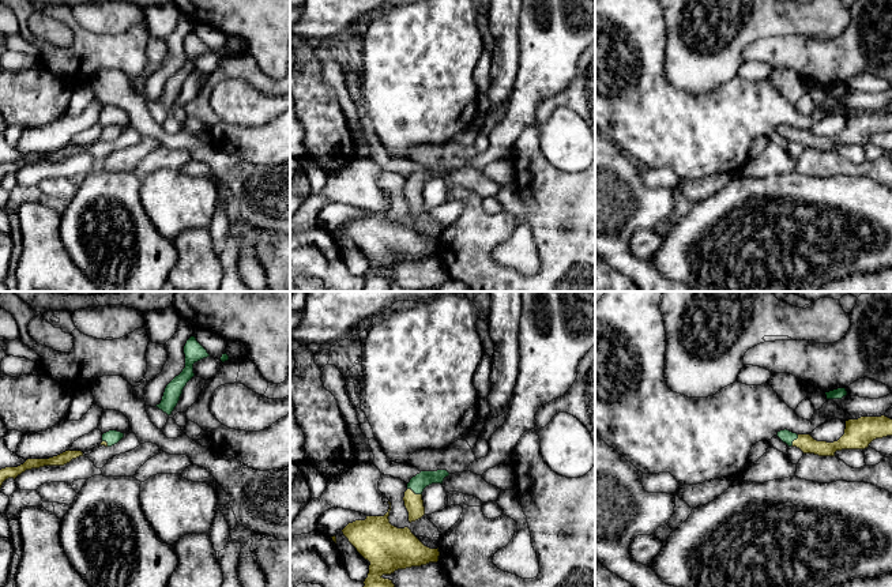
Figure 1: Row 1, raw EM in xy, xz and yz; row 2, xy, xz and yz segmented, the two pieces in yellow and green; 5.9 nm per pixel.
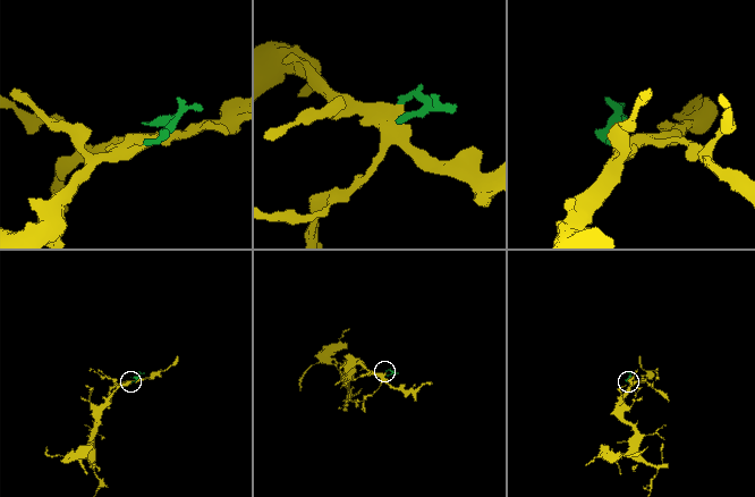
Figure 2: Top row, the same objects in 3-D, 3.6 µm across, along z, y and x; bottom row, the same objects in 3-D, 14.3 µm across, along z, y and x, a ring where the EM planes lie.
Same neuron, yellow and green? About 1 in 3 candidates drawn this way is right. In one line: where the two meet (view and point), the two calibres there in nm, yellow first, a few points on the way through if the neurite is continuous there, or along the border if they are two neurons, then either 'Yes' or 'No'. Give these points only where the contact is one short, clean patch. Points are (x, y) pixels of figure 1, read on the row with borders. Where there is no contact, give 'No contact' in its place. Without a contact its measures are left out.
Touches yellow at xz (413, 492). Thickness 110 nm (yellow) against 100 nm. Path across: xz (414, 504), (413, 492), (417, 484). Yes

